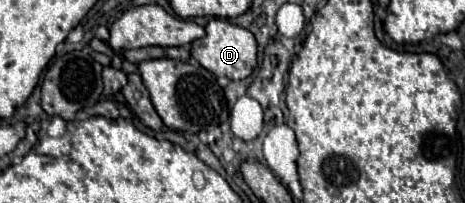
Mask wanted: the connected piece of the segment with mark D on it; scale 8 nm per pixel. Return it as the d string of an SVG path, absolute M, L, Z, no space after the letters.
M213 18L207 26L205 26L205 38L195 40L191 44L191 56L209 72L213 72L215 76L227 76L229 80L243 80L247 76L251 76L251 72L257 66L257 42L255 36L241 28L231 24L229 20L221 20L221 18Z

